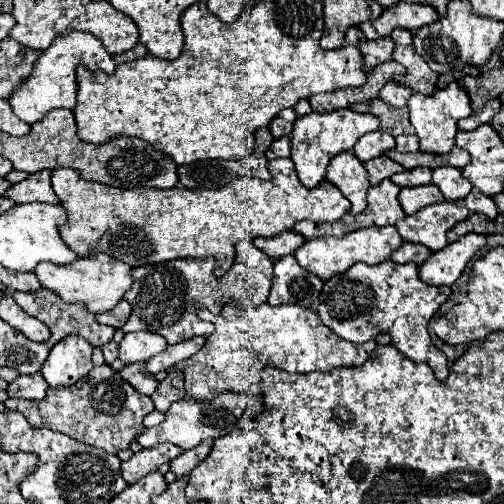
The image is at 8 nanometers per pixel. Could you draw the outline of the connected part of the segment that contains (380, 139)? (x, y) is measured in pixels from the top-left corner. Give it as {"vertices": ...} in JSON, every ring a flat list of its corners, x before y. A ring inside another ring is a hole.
{"vertices":[[371,132,367,136,363,136,363,140,359,140,353,148,353,154,361,160,361,162,367,162,367,160,373,160,389,150,395,148,395,138,387,132]]}

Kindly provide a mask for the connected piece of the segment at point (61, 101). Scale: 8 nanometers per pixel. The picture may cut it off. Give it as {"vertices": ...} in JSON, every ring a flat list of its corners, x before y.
{"vertices":[[69,32,65,36,59,36,59,40,55,40,55,44,51,44,51,48,43,50,41,58,35,64,31,78,25,80,25,84,9,98,9,104,15,112,15,116,27,124,35,124,53,108,73,110,75,102,77,102,77,90,79,90,79,86,77,86,77,66,79,64,87,66,91,72,101,70,105,74,113,74,117,68,111,54,107,54,103,44,89,32]]}

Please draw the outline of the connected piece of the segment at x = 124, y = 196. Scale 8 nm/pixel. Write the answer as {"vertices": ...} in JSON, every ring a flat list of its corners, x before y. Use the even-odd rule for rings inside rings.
{"vertices":[[275,158,269,160,271,180,245,176,217,190,125,190,87,182,77,170,67,168,55,170,51,184,69,216,61,236,79,256,105,252,133,268,175,258,215,258,215,276,223,276,235,260,237,242,277,236,291,230,299,220,335,222,349,212,351,202,331,182,325,180,315,188,305,188,291,166,291,158]]}

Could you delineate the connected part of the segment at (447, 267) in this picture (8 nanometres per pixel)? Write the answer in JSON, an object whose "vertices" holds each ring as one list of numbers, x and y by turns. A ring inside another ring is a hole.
{"vertices":[[467,234,453,244,447,244,443,250,431,252,431,256,419,266,419,276,423,282,433,286,451,286,467,262,487,244,487,236,483,234]]}

